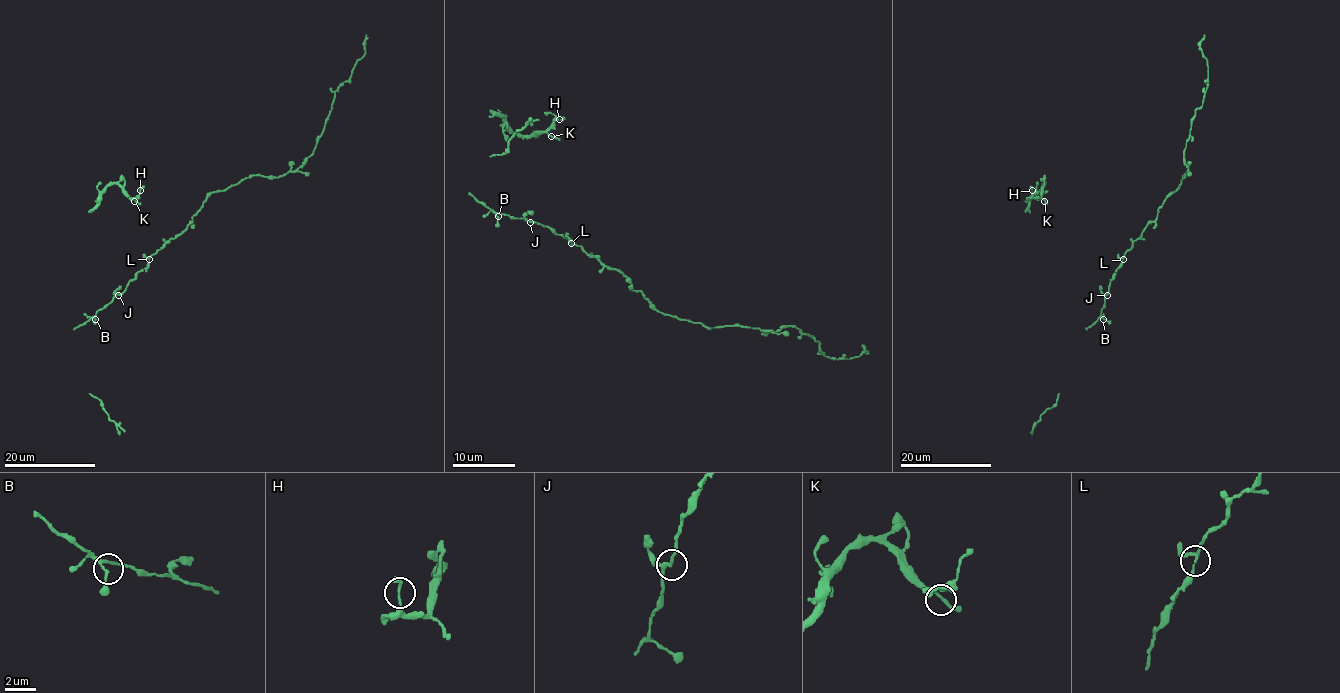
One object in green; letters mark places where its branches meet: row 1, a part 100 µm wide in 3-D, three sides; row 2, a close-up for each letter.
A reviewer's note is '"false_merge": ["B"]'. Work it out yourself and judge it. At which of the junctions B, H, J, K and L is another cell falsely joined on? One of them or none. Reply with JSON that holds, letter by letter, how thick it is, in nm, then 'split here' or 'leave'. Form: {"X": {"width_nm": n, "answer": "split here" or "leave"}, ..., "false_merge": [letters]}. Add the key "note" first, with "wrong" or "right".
{"note": "wrong", "B": {"width_nm": 130, "answer": "leave"}, "H": {"width_nm": 140, "answer": "leave"}, "J": {"width_nm": 180, "answer": "leave"}, "K": {"width_nm": 170, "answer": "leave"}, "L": {"width_nm": 150, "answer": "leave"}, "false_merge": []}

